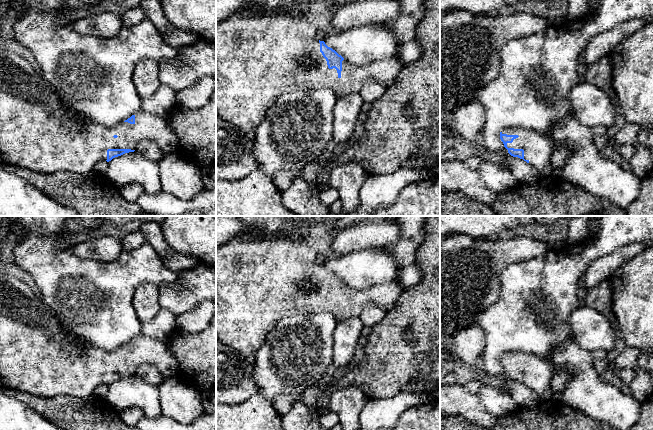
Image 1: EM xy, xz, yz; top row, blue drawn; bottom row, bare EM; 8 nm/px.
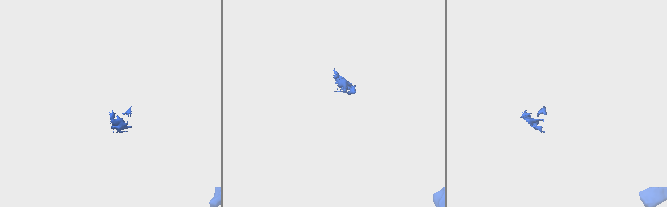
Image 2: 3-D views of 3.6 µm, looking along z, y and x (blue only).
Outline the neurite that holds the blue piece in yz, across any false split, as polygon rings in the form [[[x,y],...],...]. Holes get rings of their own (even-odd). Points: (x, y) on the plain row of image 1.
[[[508,351],[500,356],[500,363],[511,380],[523,383],[544,400],[552,400],[551,362],[534,353]]]

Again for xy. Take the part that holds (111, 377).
[[[0,273],[0,387],[16,389],[38,397],[52,398],[68,395],[87,398],[99,385],[111,385],[125,377],[134,376],[139,365],[149,363],[165,375],[177,375],[178,362],[170,351],[166,338],[137,335],[115,351],[106,351],[90,345],[87,341],[66,329],[53,311],[21,280]]]

